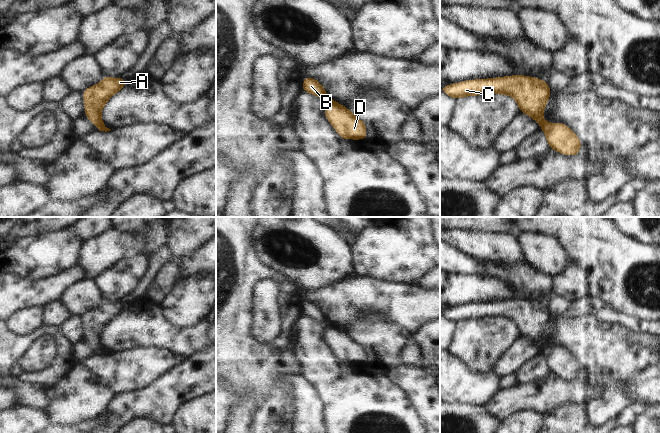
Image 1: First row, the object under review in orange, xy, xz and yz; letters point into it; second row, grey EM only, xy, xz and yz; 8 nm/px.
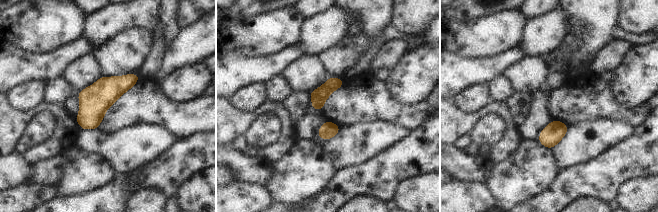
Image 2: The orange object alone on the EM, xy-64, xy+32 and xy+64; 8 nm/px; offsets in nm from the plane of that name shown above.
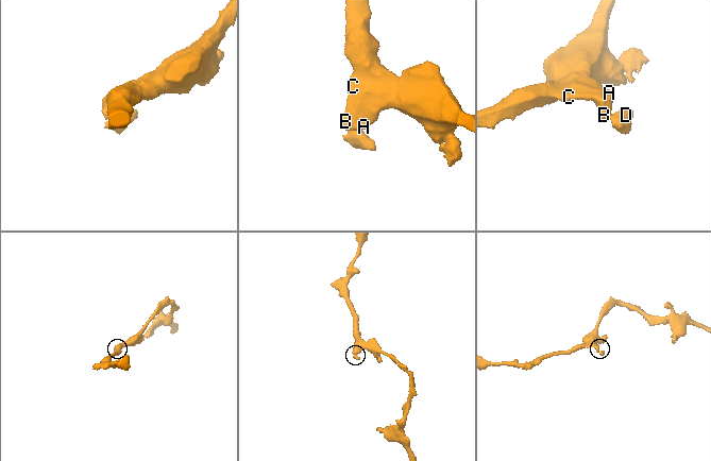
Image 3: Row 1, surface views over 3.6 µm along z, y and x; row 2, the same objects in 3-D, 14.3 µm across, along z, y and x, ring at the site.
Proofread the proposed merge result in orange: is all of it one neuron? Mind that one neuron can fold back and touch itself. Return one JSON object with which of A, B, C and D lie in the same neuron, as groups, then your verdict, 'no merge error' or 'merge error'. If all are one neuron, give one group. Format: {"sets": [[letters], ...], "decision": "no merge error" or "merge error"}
{"sets": [["A", "B", "C"], ["D"]], "decision": "merge error"}

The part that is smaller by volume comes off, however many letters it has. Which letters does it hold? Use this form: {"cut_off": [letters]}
{"cut_off": ["D"]}

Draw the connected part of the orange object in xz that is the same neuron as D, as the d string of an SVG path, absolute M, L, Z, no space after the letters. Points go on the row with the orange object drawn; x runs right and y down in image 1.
M328 96L323 97L325 116L343 139L366 140L366 124L356 118L346 107Z

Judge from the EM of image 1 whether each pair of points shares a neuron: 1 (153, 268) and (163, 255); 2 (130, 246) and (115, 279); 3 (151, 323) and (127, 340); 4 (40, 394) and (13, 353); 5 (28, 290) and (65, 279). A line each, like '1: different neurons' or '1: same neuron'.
1: same neuron
2: different neurons
3: same neuron
4: different neurons
5: same neuron

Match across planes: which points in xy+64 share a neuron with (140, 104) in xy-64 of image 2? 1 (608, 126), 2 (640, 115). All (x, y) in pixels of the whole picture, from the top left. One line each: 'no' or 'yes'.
1: no
2: yes

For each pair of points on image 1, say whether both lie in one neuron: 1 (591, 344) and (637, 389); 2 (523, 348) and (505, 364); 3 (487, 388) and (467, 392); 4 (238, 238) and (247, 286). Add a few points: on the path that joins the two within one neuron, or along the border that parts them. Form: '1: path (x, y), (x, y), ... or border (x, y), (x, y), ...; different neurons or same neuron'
1: border (647, 366), (613, 384), (626, 400); different neurons
2: path (519, 352), (509, 362); same neuron
3: path (482, 388), (472, 389); same neuron
4: path (238, 250), (240, 274); same neuron

